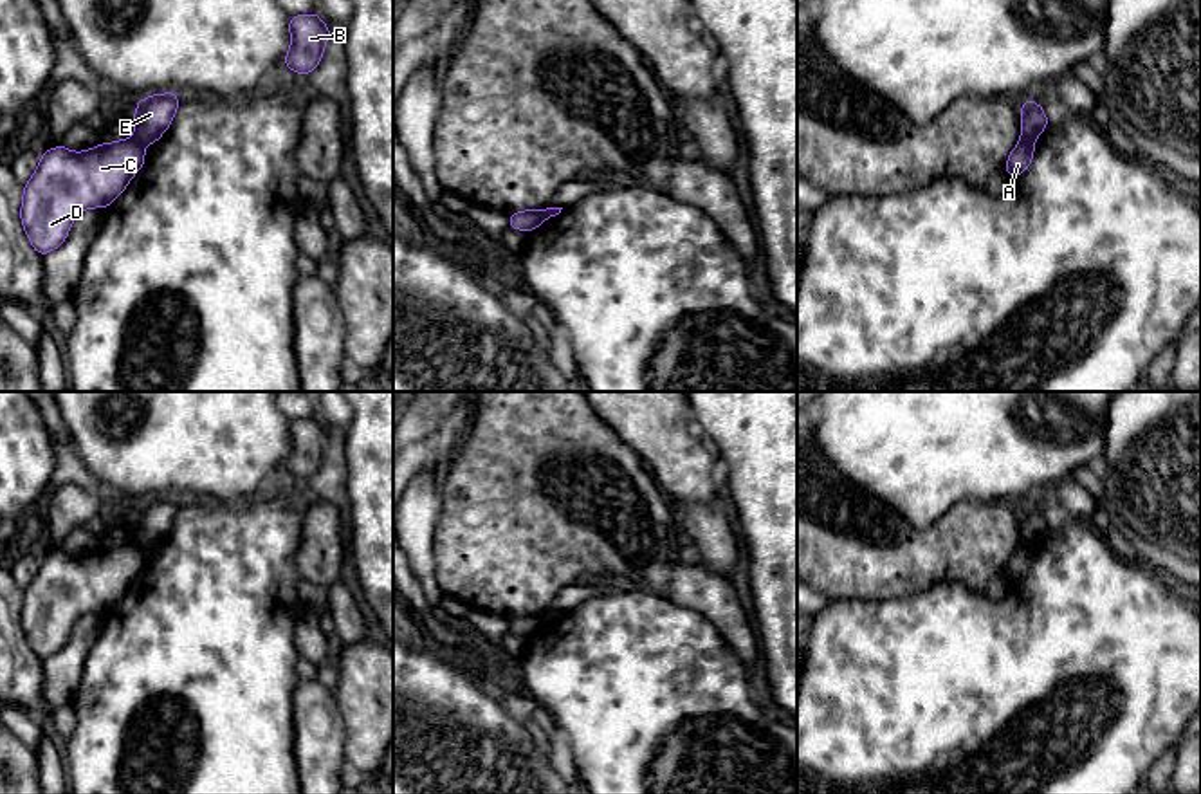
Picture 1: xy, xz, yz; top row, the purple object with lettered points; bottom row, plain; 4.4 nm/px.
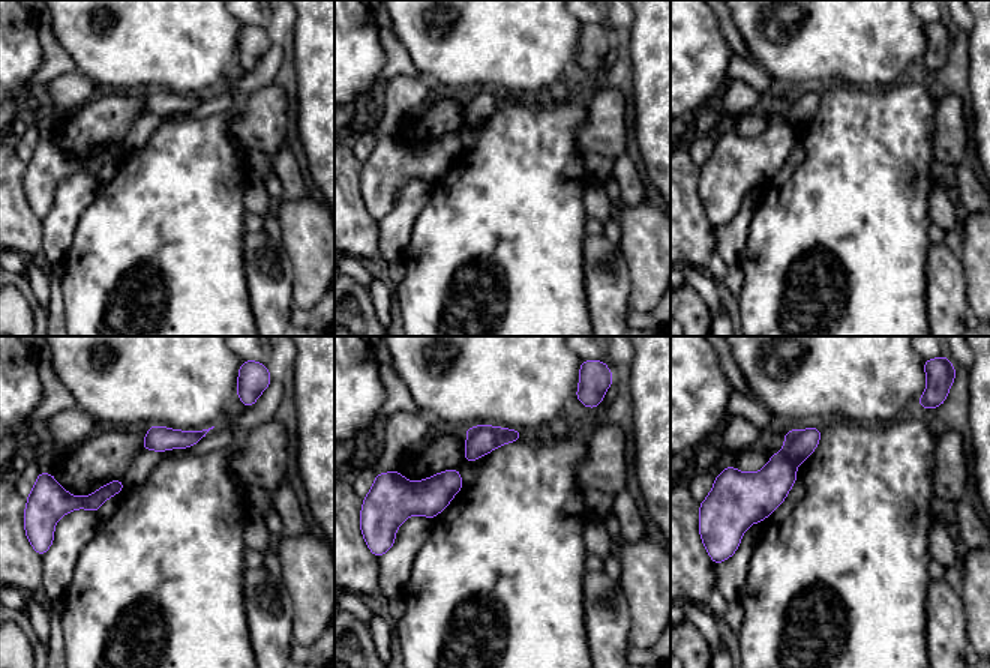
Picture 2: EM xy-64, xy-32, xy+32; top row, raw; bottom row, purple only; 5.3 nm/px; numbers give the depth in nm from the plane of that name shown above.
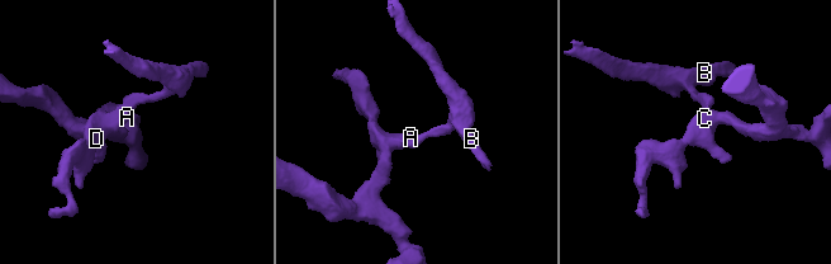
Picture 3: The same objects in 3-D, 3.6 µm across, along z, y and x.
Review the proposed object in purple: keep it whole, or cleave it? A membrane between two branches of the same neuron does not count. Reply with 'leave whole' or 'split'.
split

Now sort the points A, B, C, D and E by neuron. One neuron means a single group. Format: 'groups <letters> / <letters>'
groups A C D / B E

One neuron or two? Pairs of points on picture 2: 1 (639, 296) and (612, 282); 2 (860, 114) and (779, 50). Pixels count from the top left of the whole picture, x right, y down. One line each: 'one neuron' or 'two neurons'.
1: two neurons
2: two neurons

